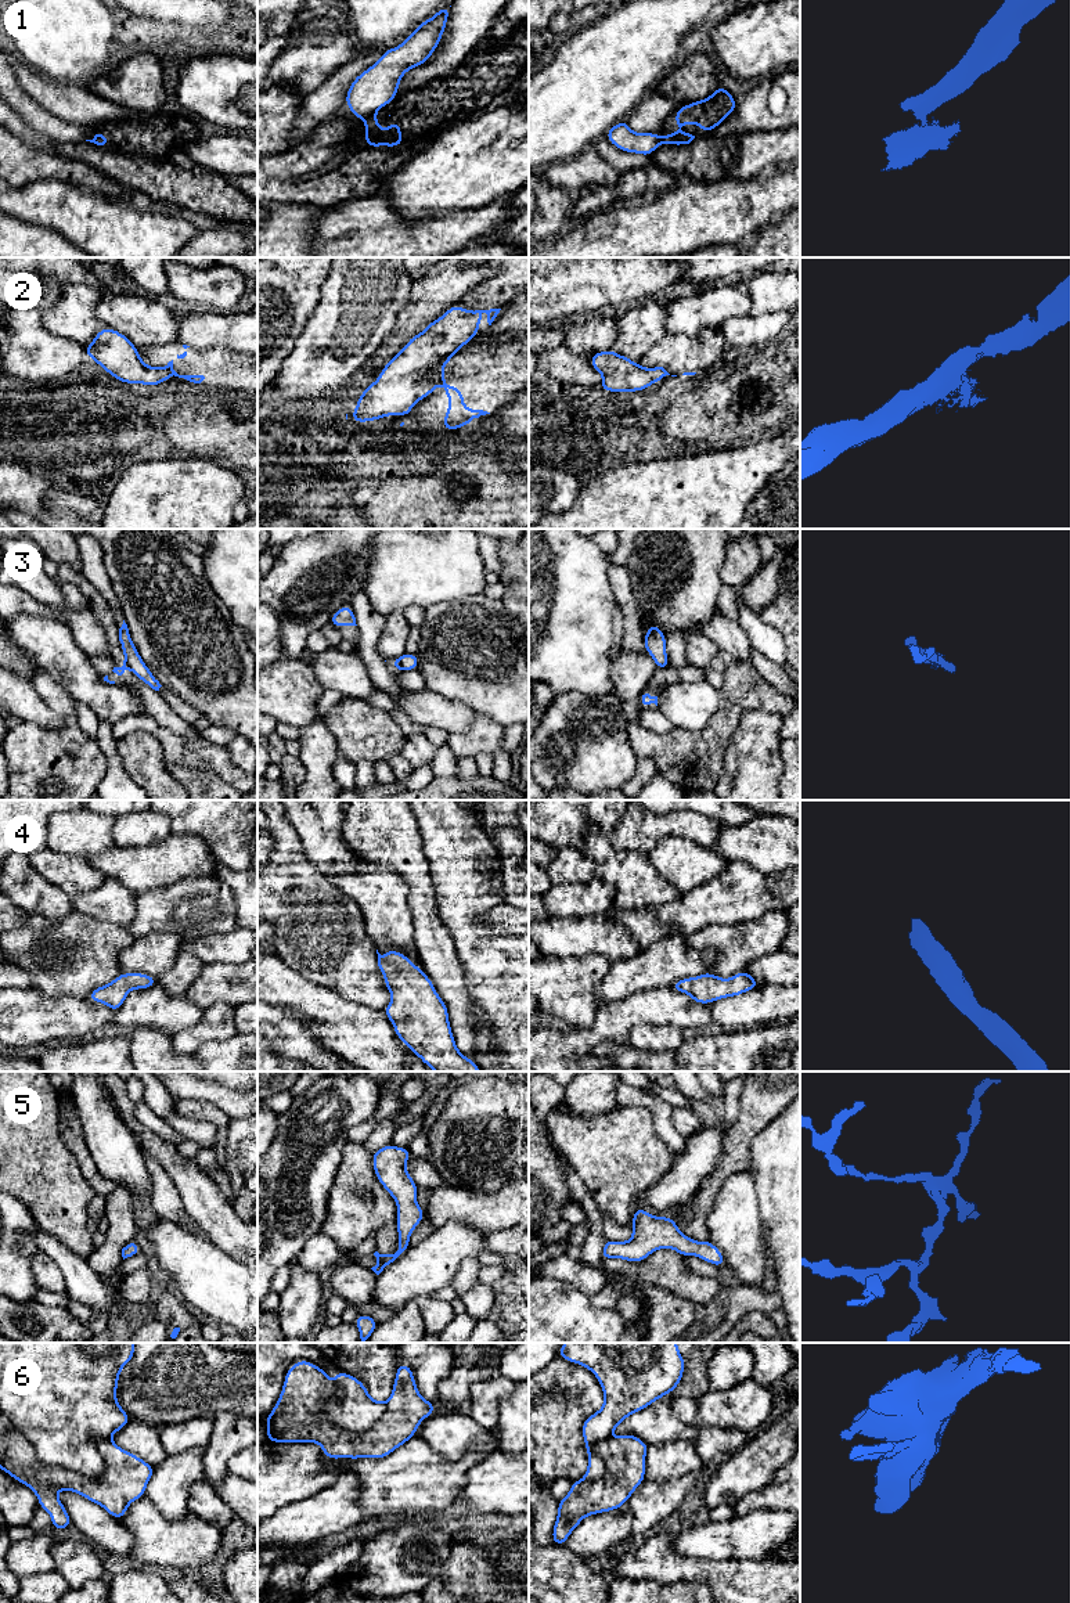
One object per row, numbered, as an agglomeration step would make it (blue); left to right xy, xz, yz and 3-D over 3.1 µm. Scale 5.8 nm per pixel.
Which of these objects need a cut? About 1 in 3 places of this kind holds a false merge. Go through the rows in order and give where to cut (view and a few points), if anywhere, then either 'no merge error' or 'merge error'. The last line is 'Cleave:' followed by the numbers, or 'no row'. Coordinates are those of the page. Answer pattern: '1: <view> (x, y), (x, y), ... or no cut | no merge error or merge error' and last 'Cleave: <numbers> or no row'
1: xz (374, 112), (366, 119) | merge error
2: xz (443, 373), (438, 373), (432, 378), (432, 389) | merge error
3: xy (125, 660), (130, 667) | merge error
4: no cut | no merge error
5: no cut | no merge error
6: xy (0, 1409), (29, 1441), (42, 1462), (89, 1477), (104, 1473) | merge error
Cleave: 1, 2, 3, 6

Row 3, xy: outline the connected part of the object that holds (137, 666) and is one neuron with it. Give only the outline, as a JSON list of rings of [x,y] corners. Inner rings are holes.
[[[123,620],[122,627],[119,628],[119,641],[120,641],[123,655],[130,670],[148,687],[151,687],[155,691],[159,691],[162,685],[149,671],[148,666],[143,662],[140,653],[137,652],[136,645],[132,641],[132,637],[130,637],[130,633],[125,620]]]

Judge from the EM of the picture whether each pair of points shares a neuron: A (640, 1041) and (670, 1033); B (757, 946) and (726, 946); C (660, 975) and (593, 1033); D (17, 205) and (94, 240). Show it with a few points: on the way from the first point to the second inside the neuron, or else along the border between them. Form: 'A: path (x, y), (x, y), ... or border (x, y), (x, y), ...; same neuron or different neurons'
A: path (647, 1038), (663, 1038); same neuron
B: path (749, 946), (734, 946); same neuron
C: border (670, 986), (640, 990), (620, 1001), (612, 1002); different neurons
D: path (36, 206), (64, 209), (75, 220); same neuron

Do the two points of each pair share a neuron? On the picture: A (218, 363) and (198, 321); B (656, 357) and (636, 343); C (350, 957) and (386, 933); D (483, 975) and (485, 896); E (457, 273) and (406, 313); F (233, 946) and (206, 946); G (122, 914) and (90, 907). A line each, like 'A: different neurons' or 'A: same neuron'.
A: different neurons
B: different neurons
C: different neurons
D: same neuron
E: same neuron
F: same neuron
G: same neuron

